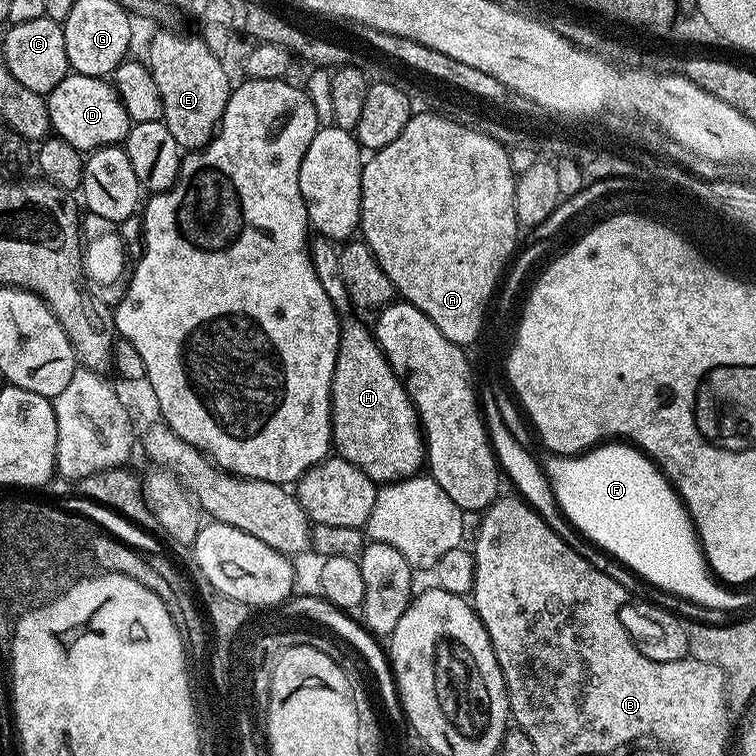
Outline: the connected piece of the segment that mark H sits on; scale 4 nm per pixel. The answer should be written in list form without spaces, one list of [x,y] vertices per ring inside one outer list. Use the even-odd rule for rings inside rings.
[[[345,319],[340,325],[340,345],[332,379],[332,446],[335,455],[365,472],[378,486],[417,475],[426,464],[426,433],[414,402],[394,374],[373,329],[360,320]]]

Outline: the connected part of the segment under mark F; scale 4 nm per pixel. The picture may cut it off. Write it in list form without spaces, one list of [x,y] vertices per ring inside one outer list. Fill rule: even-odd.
[[[604,442],[583,454],[548,454],[545,457],[542,467],[552,484],[556,502],[560,505],[561,512],[568,517],[568,523],[580,536],[604,549],[609,556],[619,560],[625,568],[631,568],[640,579],[649,584],[662,588],[697,583],[705,559],[700,537],[696,534],[696,525],[692,523],[692,517],[676,489],[639,448],[624,442]]]

